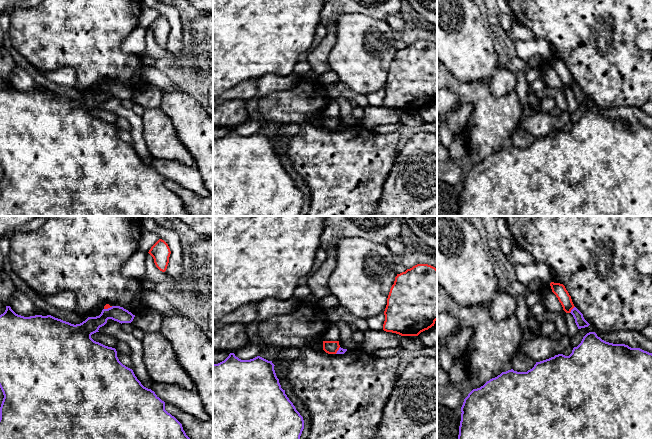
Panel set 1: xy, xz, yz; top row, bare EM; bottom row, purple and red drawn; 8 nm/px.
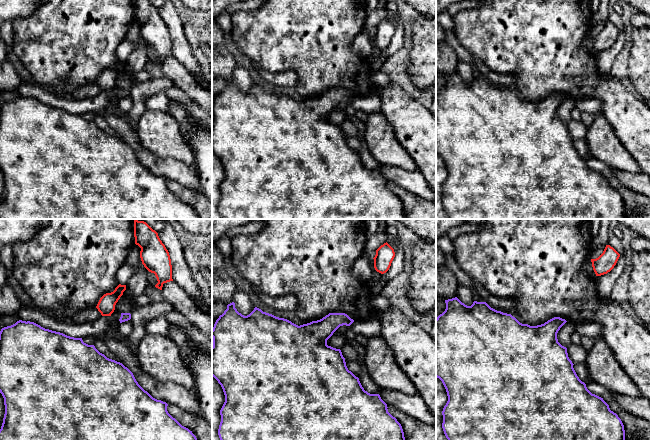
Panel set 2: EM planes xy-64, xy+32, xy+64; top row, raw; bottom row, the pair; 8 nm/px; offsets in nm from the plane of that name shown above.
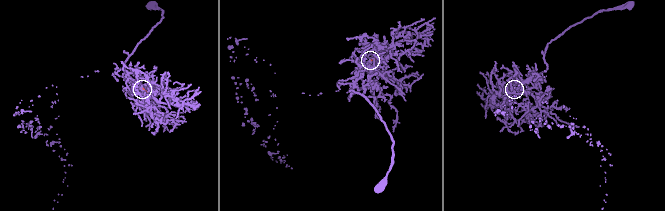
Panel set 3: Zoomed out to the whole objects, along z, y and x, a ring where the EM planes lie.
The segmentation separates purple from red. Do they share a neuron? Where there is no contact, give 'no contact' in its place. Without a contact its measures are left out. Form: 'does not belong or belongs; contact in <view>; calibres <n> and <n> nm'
does not belong; contact in yz; calibres 80 and 100 nm

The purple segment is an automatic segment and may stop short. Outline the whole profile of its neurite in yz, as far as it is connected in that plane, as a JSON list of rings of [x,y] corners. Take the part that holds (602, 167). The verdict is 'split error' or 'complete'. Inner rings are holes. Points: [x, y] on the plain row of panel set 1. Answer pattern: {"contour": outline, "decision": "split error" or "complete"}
{"contour": [[[589,108],[569,132],[558,130],[536,138],[527,148],[513,145],[502,148],[480,164],[473,165],[464,175],[461,188],[457,216],[652,216],[652,129],[625,120],[609,119],[595,108]]], "decision": "complete"}

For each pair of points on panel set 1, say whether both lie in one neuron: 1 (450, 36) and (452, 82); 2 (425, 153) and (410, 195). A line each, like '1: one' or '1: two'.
1: two
2: one

